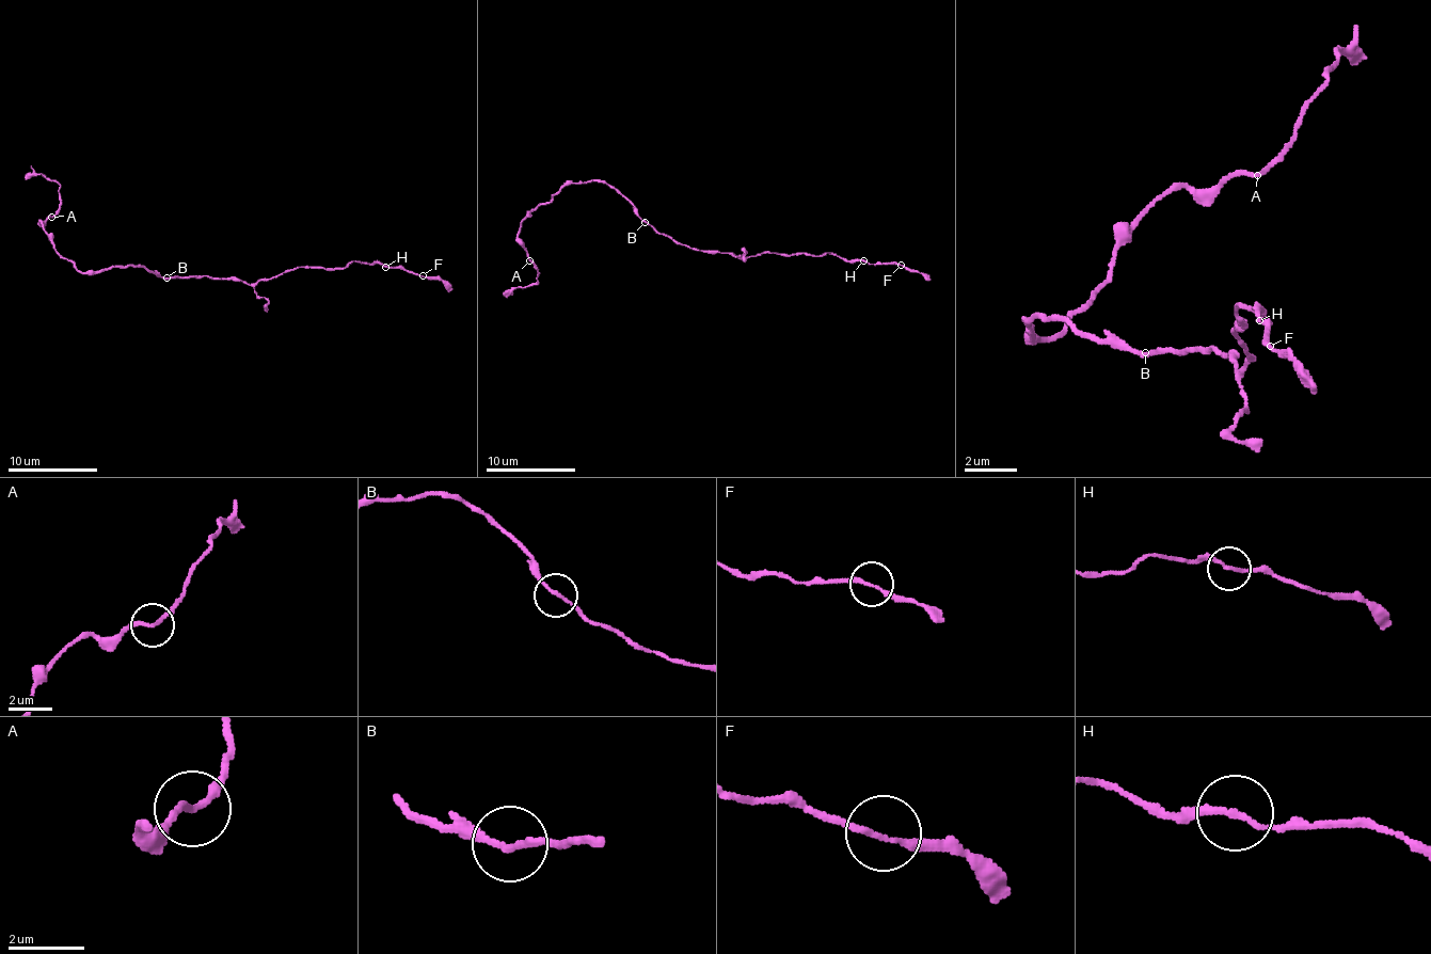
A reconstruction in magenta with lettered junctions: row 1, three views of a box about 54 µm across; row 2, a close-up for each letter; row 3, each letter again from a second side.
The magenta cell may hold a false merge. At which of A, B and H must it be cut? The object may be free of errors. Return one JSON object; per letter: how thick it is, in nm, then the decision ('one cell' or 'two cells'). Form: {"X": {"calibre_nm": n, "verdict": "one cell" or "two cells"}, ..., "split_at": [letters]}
{"A": {"calibre_nm": 160, "verdict": "one cell"}, "B": {"calibre_nm": 150, "verdict": "one cell"}, "H": {"calibre_nm": 150, "verdict": "one cell"}, "split_at": []}

